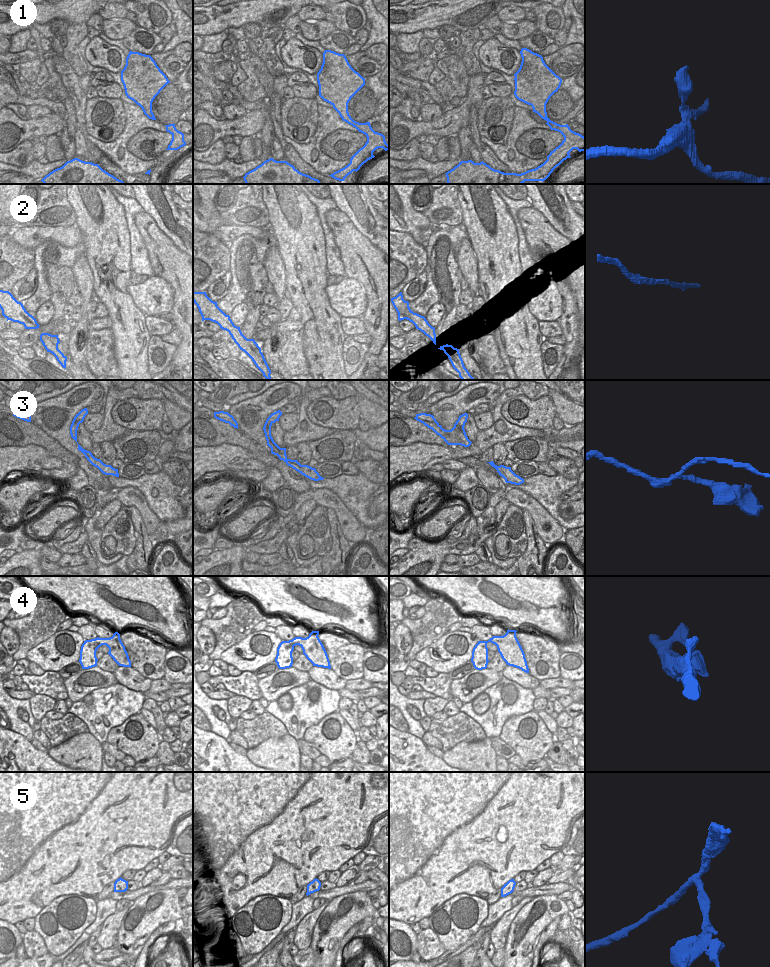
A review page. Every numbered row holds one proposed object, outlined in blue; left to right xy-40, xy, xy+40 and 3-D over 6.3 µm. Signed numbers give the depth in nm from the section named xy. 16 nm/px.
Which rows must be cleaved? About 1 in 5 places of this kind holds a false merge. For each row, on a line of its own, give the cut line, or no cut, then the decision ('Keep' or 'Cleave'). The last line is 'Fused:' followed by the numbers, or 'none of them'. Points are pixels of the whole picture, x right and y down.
1: No split. Keep
2: No split. Keep
3: No split. Keep
4: No split. Keep
5: No split. Keep
Fused: none of them.

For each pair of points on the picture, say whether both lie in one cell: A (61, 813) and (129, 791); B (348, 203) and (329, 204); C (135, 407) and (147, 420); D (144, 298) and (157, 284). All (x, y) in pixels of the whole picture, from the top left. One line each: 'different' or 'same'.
A: same
B: different
C: same
D: same

